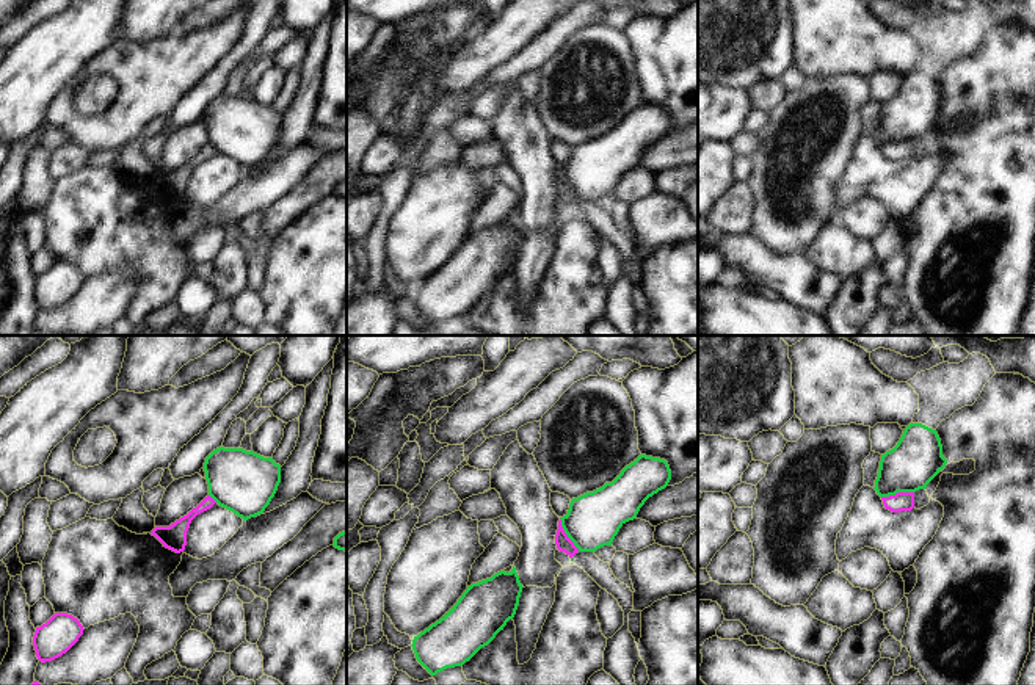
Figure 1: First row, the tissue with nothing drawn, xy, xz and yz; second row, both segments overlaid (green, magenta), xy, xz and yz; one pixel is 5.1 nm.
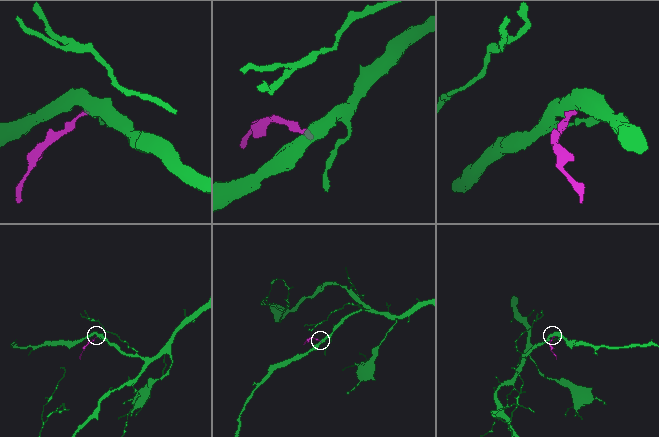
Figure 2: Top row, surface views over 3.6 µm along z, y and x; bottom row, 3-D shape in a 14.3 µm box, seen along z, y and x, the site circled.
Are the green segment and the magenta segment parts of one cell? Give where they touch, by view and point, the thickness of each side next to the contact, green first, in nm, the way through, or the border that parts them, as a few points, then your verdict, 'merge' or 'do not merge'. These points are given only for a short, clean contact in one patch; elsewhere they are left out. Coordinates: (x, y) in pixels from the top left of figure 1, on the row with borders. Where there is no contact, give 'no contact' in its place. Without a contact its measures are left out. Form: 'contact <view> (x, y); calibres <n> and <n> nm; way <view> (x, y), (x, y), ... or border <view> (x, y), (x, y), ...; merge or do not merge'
contact xz (566, 533); calibres 280 and 80 nm; border xz (560, 518), (563, 532), (579, 550); do not merge

